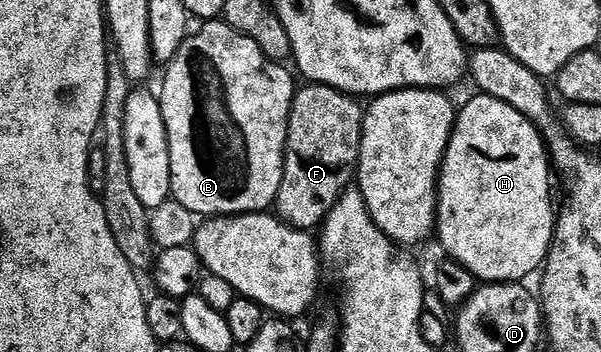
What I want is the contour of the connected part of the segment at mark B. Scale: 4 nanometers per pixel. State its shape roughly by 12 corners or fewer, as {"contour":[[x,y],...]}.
{"contour":[[222,19],[158,93],[172,197],[266,212],[297,91]]}

